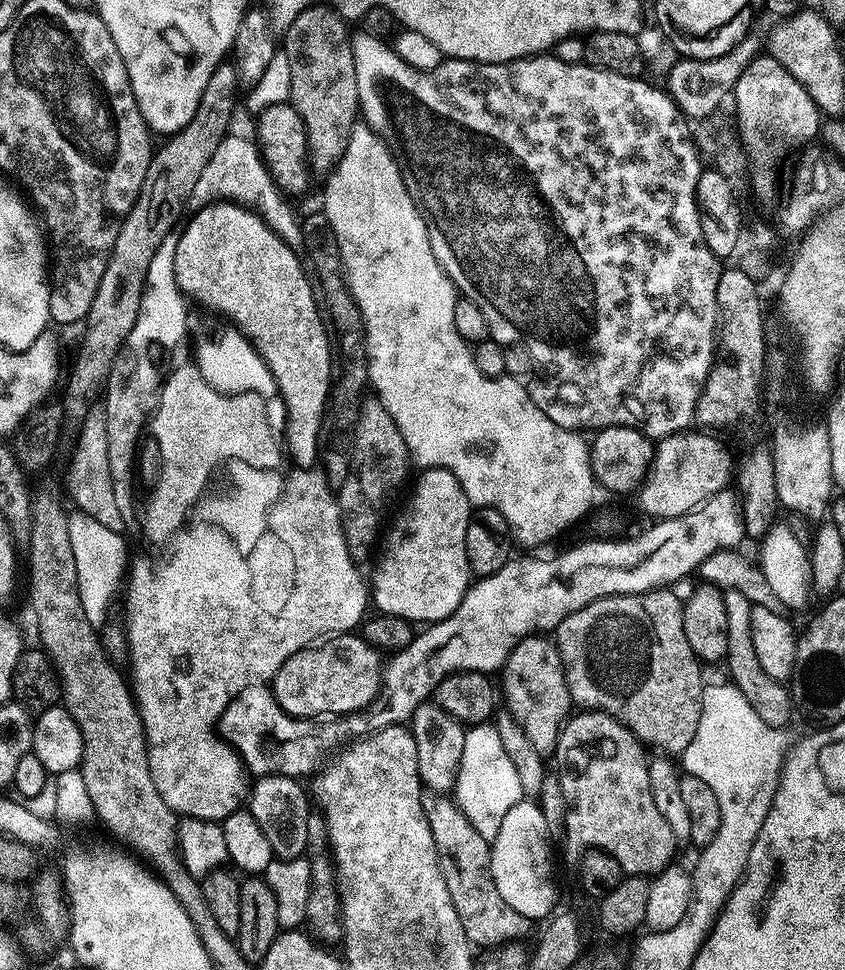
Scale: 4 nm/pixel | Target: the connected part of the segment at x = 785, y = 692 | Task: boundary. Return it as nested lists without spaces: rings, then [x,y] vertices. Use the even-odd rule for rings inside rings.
[[[737,590],[724,592],[724,606],[726,612],[726,638],[728,639],[728,655],[726,665],[731,683],[736,685],[738,690],[750,702],[754,714],[762,718],[771,728],[784,728],[787,720],[794,713],[794,705],[789,689],[781,681],[770,678],[762,666],[758,663],[758,653],[754,651],[754,638],[750,638],[750,614],[753,605],[746,600],[745,595],[738,594]]]

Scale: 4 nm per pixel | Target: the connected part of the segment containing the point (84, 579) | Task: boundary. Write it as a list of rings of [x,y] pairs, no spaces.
[[[79,510],[68,512],[68,525],[70,546],[74,549],[74,566],[78,566],[78,594],[82,598],[82,610],[93,626],[99,626],[109,617],[108,606],[112,602],[112,595],[119,588],[121,591],[130,557],[130,545],[123,540],[125,537],[121,533],[108,530],[101,522],[96,522]]]

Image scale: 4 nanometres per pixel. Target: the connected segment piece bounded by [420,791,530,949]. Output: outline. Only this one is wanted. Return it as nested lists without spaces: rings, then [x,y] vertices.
[[[425,791],[420,797],[420,806],[424,811],[424,818],[430,826],[430,834],[434,838],[434,850],[438,854],[438,866],[442,870],[446,890],[450,892],[450,902],[454,902],[454,910],[458,910],[458,922],[462,922],[462,930],[466,934],[469,944],[487,949],[508,941],[523,941],[524,935],[530,928],[530,922],[522,914],[510,910],[510,906],[506,906],[506,902],[502,902],[502,894],[498,894],[498,890],[494,886],[492,871],[490,871],[492,849],[489,837],[478,834],[478,830],[474,830],[474,826],[470,826],[470,818],[466,818],[464,809],[451,795]]]

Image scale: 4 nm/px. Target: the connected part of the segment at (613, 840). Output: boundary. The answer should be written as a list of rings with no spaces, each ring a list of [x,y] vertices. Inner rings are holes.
[[[580,710],[569,715],[560,729],[556,743],[554,772],[561,782],[562,797],[565,799],[565,816],[562,825],[564,840],[575,854],[585,850],[605,852],[615,858],[622,870],[629,876],[655,877],[657,872],[664,871],[673,863],[672,855],[678,848],[670,826],[654,806],[650,795],[650,774],[648,773],[649,753],[645,745],[625,724],[619,724],[614,717],[604,712]]]

